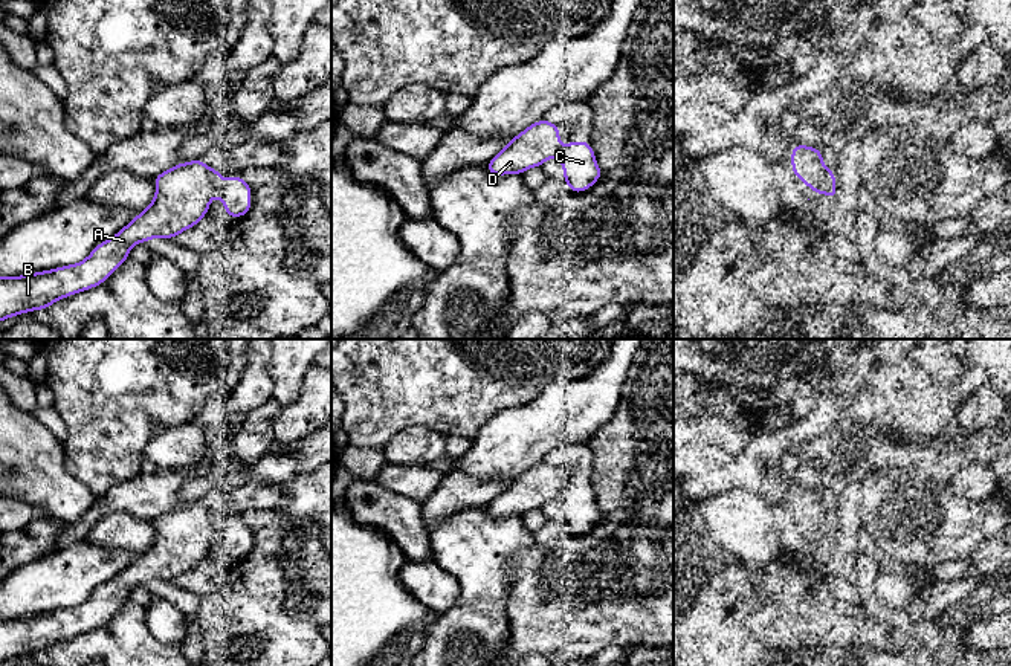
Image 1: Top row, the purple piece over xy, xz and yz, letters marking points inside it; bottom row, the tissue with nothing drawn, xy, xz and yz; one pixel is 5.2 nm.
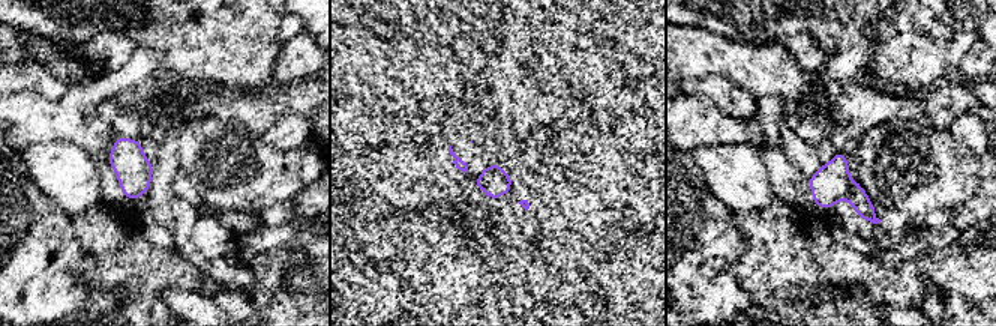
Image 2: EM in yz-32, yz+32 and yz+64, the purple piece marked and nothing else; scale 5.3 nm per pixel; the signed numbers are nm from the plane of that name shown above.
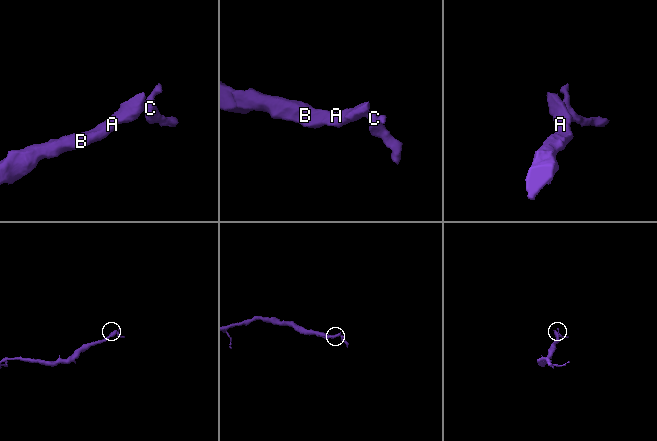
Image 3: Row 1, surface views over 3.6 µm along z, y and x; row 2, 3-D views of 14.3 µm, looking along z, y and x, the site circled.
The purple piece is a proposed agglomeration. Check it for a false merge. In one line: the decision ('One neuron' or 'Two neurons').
Two neurons

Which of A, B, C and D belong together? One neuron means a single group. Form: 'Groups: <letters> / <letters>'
Groups: A B D / C

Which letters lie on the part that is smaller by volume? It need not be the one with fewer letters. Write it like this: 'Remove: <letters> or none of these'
Remove: C

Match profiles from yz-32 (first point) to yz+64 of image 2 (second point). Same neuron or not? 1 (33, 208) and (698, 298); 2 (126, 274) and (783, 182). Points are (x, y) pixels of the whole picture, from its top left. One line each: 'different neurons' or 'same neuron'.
1: same neuron
2: different neurons

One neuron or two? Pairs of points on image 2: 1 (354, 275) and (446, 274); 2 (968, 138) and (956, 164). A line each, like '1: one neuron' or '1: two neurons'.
1: two neurons
2: two neurons

